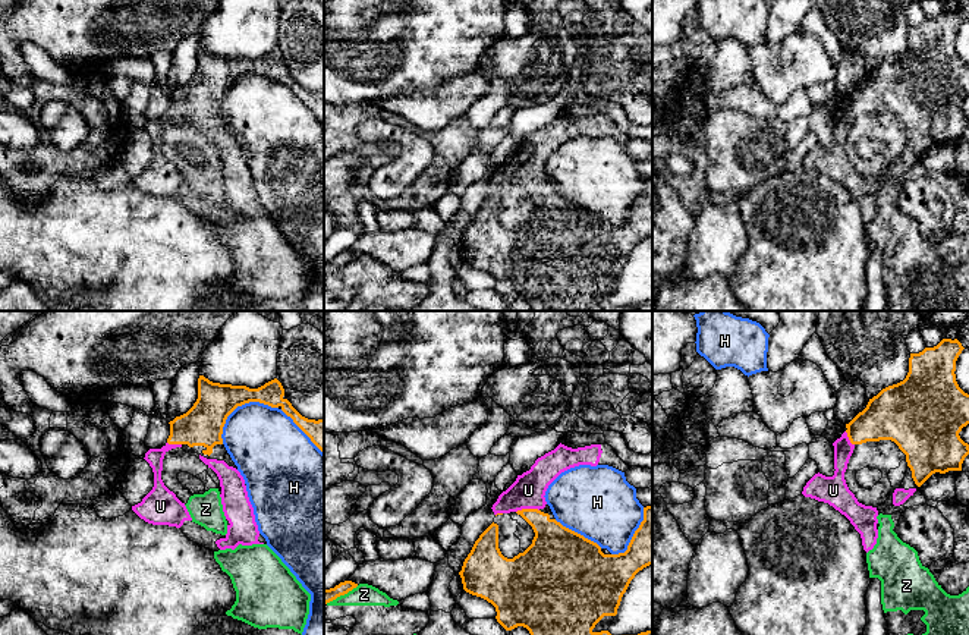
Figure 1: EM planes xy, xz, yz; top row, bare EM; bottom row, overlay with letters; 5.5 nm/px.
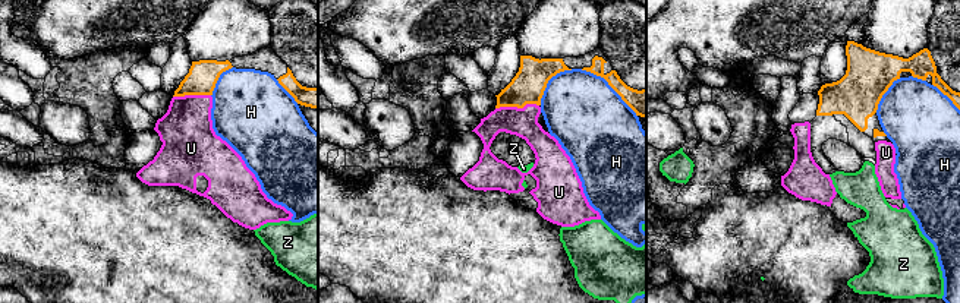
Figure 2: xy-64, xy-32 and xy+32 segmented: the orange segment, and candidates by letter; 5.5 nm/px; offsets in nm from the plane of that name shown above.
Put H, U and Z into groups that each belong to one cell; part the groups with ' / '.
H / U / Z

